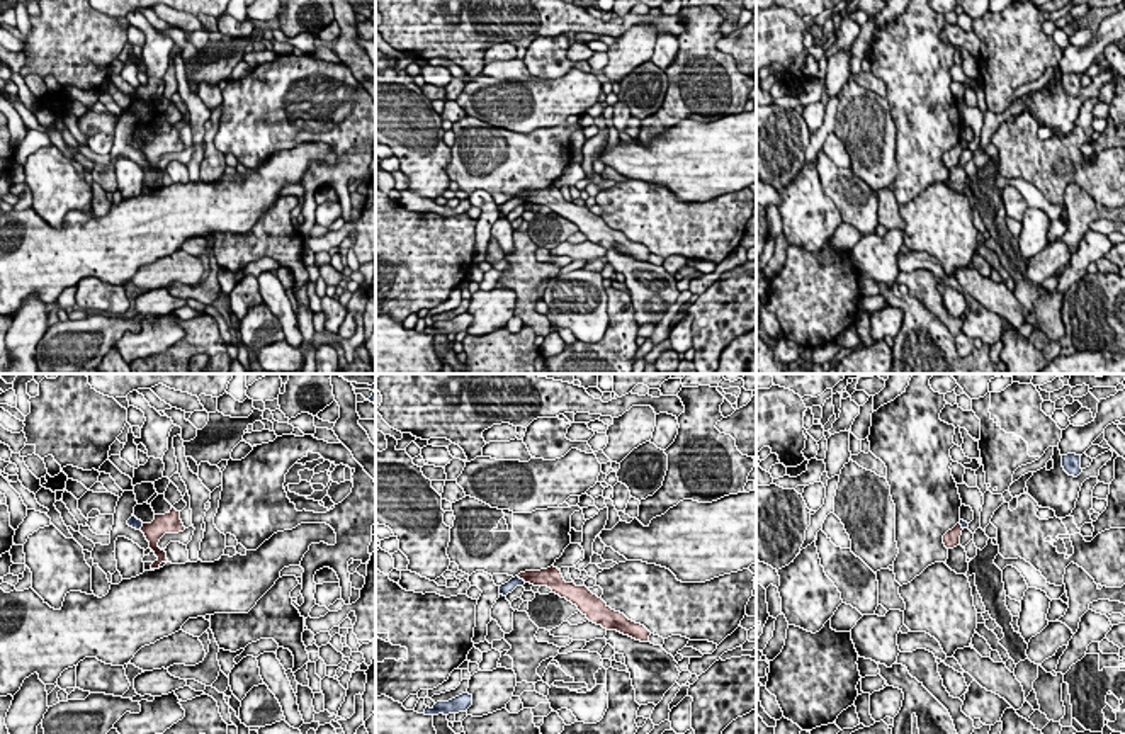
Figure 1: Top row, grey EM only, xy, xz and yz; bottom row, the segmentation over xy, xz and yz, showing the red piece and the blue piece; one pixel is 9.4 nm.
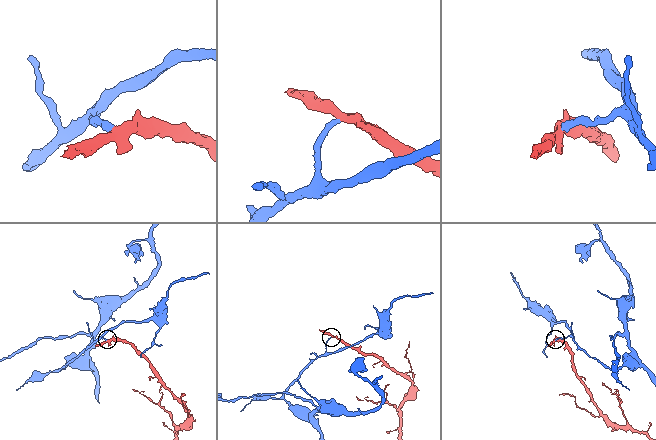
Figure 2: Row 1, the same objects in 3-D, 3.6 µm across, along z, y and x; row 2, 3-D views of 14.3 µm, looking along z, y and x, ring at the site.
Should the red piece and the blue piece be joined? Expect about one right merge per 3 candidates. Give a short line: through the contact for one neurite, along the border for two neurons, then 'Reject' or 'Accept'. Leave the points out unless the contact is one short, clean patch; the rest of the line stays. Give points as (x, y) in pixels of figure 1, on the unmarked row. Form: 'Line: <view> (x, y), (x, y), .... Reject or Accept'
Line: xz (517, 196), (525, 201). Reject

